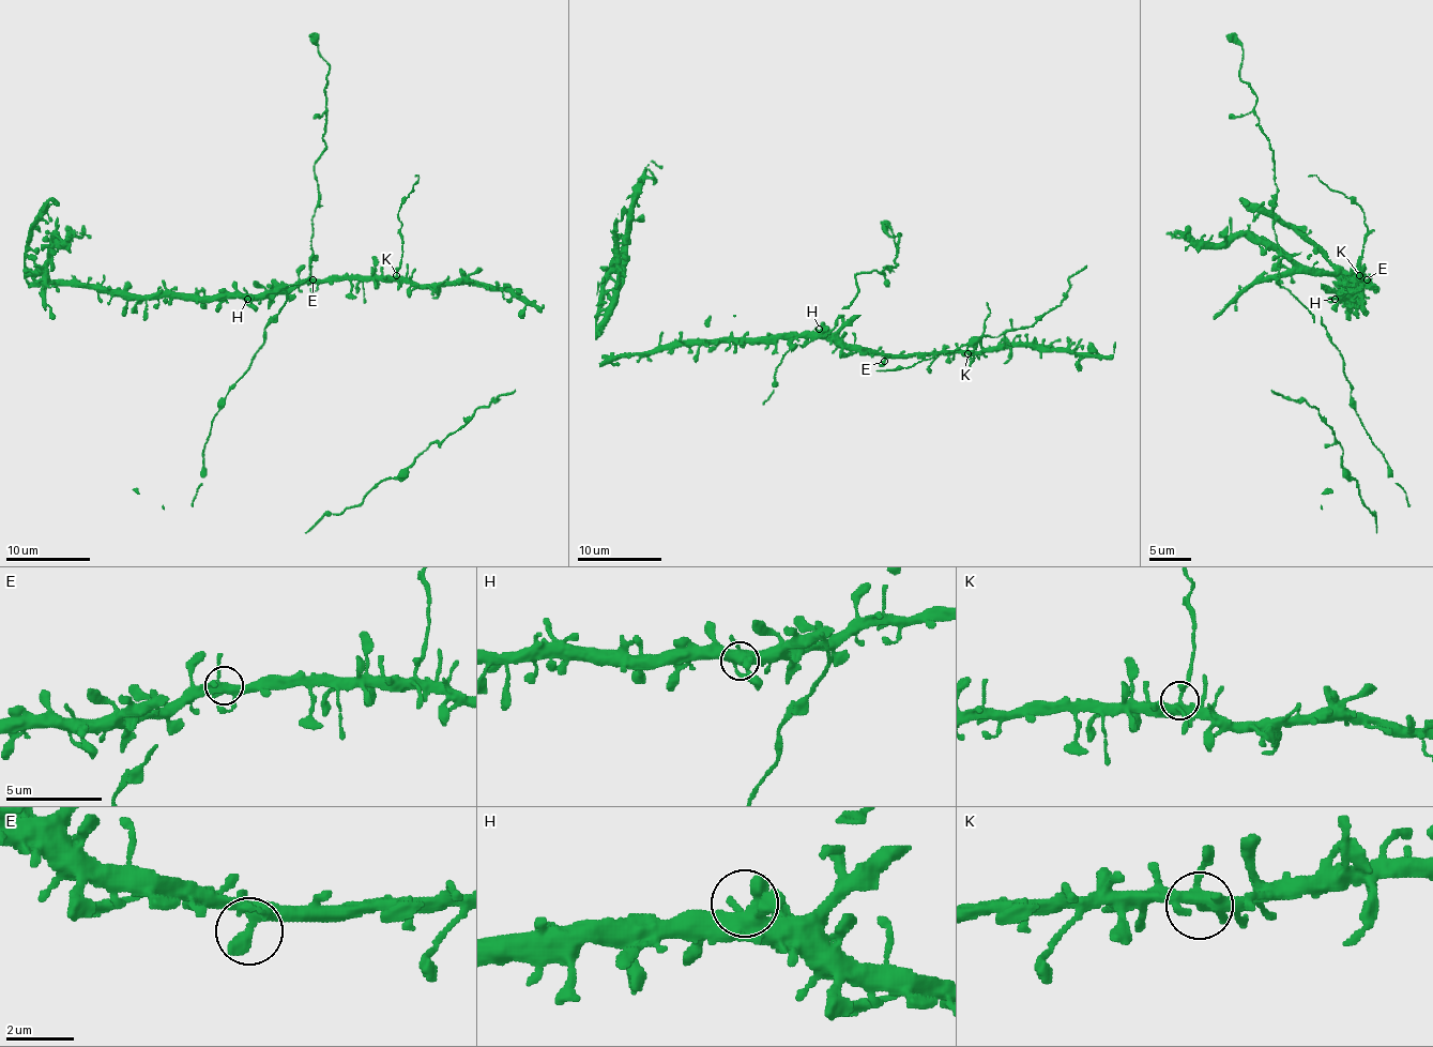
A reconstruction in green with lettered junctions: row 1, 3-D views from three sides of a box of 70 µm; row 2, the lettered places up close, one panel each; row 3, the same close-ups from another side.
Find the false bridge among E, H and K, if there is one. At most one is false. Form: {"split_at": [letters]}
{"split_at": ["K"]}

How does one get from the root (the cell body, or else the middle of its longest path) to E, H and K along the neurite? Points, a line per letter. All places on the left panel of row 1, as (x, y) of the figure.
E: (340, 279), (313, 279)
H: (340, 279), (302, 279), (285, 290), (252, 294), (247, 299)
K: (340, 279), (397, 275)

